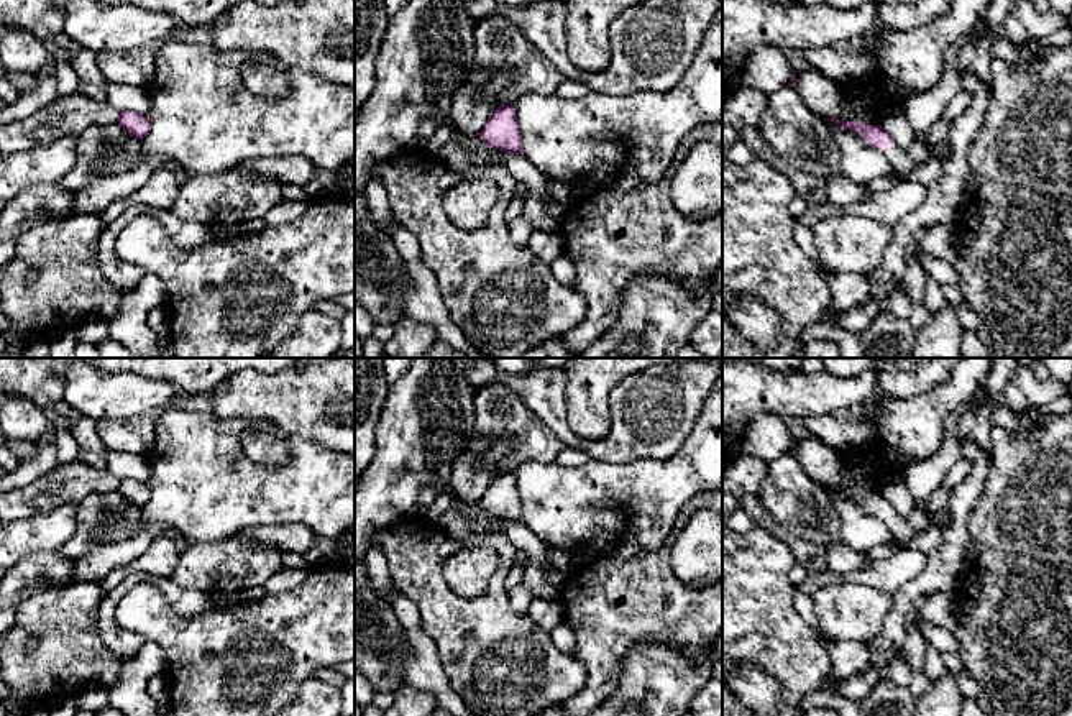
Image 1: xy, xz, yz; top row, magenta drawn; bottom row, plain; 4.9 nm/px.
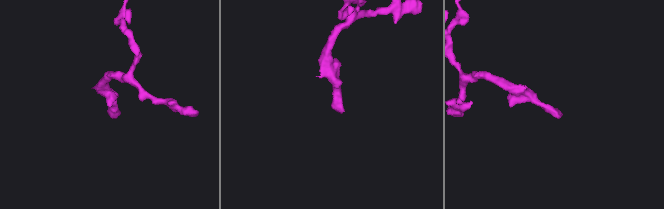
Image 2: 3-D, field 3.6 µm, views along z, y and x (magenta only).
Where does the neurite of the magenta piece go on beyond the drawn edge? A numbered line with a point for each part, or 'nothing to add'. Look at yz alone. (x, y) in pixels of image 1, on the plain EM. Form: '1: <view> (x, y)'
1: yz (902, 531)

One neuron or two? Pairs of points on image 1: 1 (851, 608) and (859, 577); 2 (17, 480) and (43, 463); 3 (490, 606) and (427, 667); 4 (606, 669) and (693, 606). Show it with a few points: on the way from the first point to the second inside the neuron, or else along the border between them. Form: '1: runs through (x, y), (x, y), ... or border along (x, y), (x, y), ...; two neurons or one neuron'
1: border along (820, 588), (829, 583), (864, 583), (892, 596); two neurons
2: runs through (23, 473), (36, 465); one neuron
3: border along (419, 623), (432, 642), (444, 674), (455, 692); two neurons
4: runs through (619, 644), (650, 613), (668, 613); one neuron

